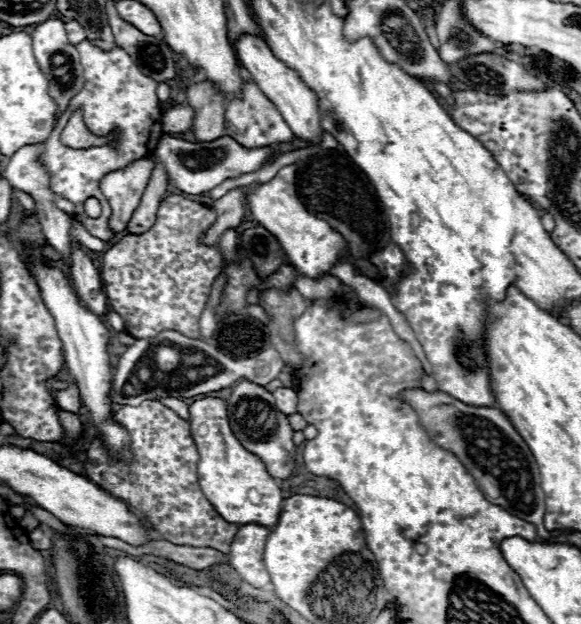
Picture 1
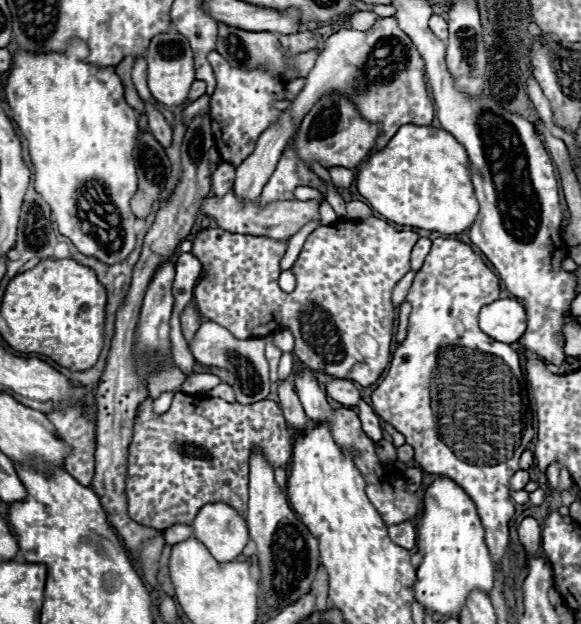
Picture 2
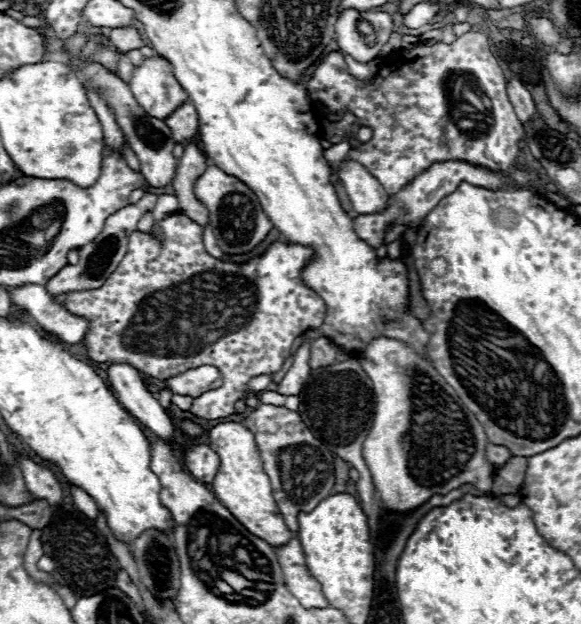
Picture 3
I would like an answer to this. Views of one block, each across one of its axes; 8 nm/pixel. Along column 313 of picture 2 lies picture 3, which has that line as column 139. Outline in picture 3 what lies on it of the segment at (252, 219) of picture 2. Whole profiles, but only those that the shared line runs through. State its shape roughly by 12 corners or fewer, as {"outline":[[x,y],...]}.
{"outline":[[146,194],[110,220],[48,284],[58,296],[100,288],[126,254],[138,220],[152,212]]}

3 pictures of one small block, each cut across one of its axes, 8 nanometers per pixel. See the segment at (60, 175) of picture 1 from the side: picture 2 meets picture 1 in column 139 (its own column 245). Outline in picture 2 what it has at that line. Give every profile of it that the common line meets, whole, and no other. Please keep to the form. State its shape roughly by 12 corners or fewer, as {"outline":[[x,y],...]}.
{"outline":[[218,52],[214,142],[238,168],[276,124],[286,92],[268,68],[232,68]]}

